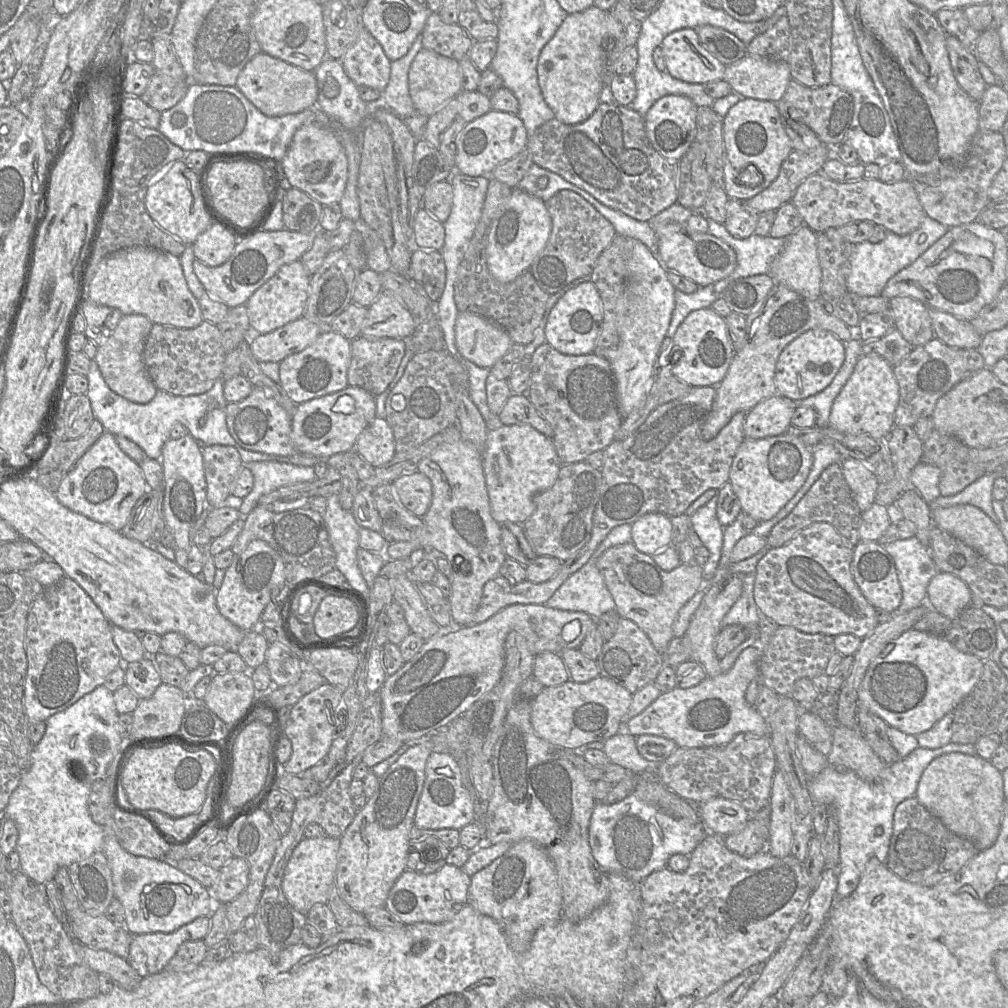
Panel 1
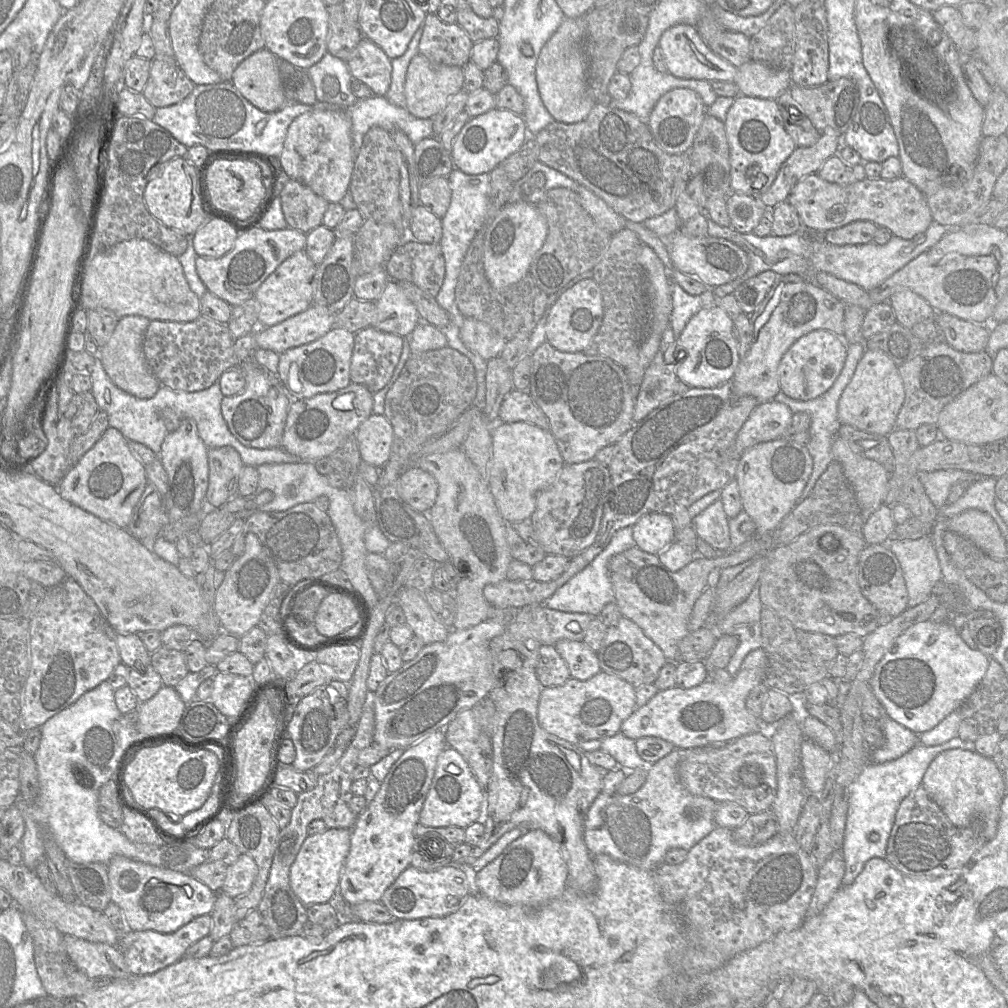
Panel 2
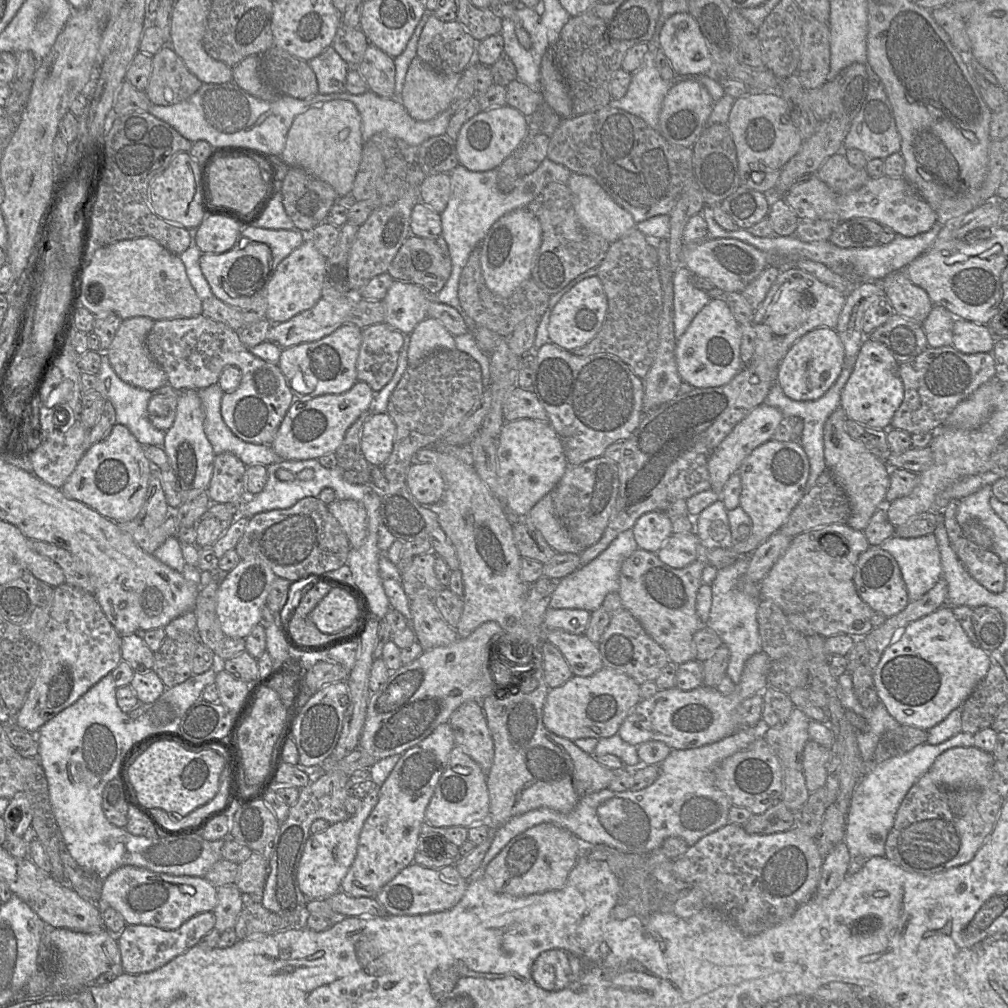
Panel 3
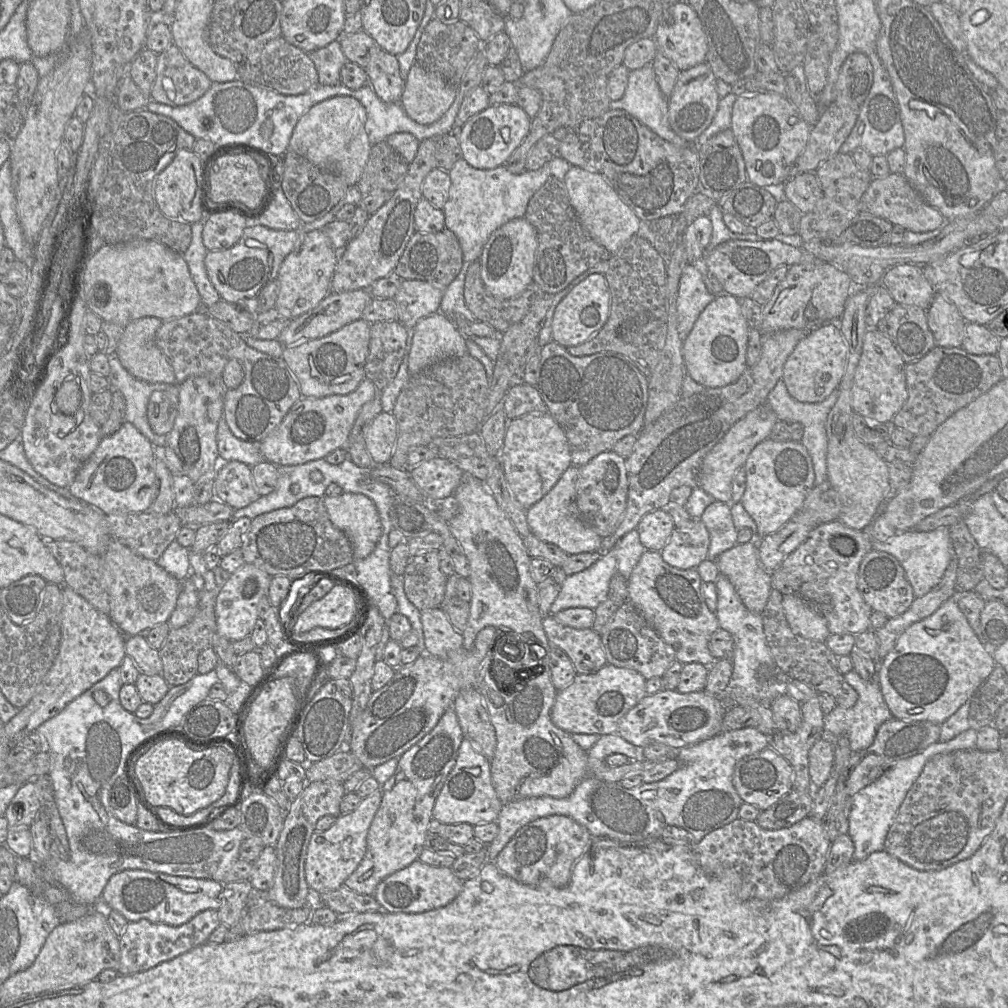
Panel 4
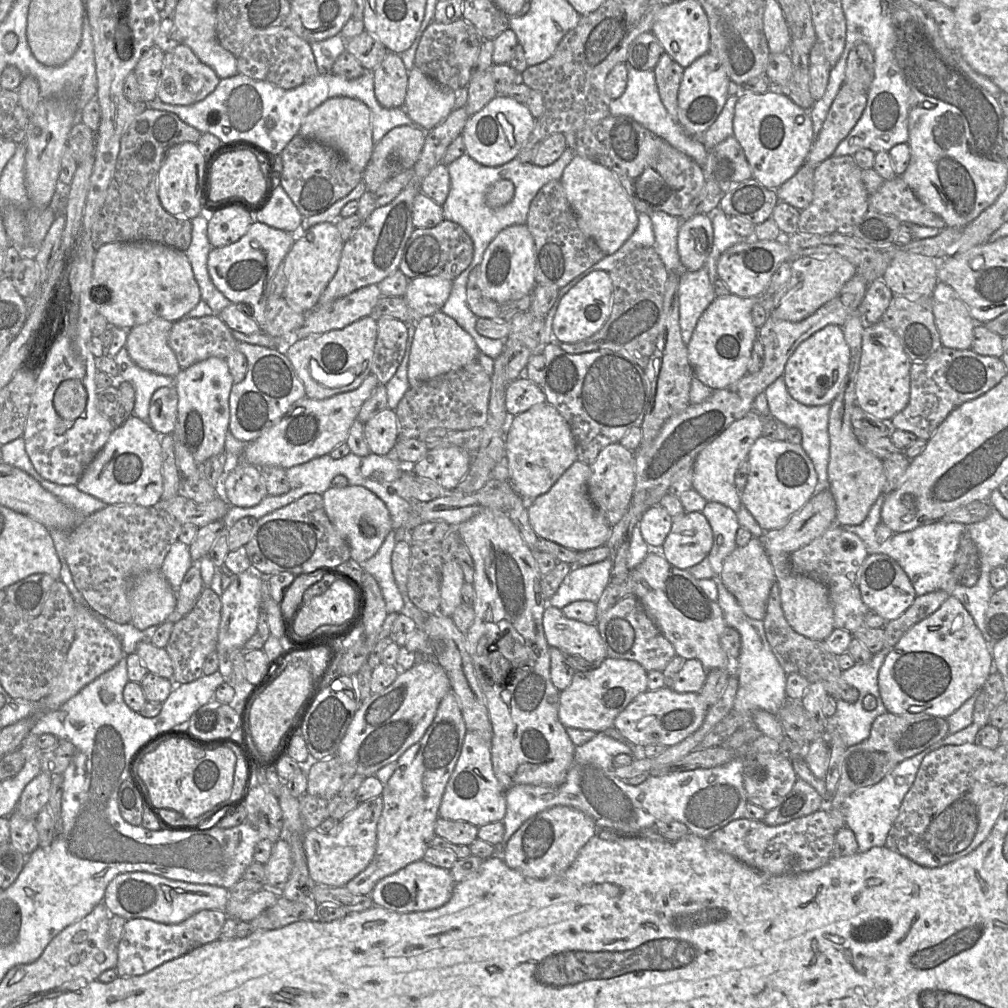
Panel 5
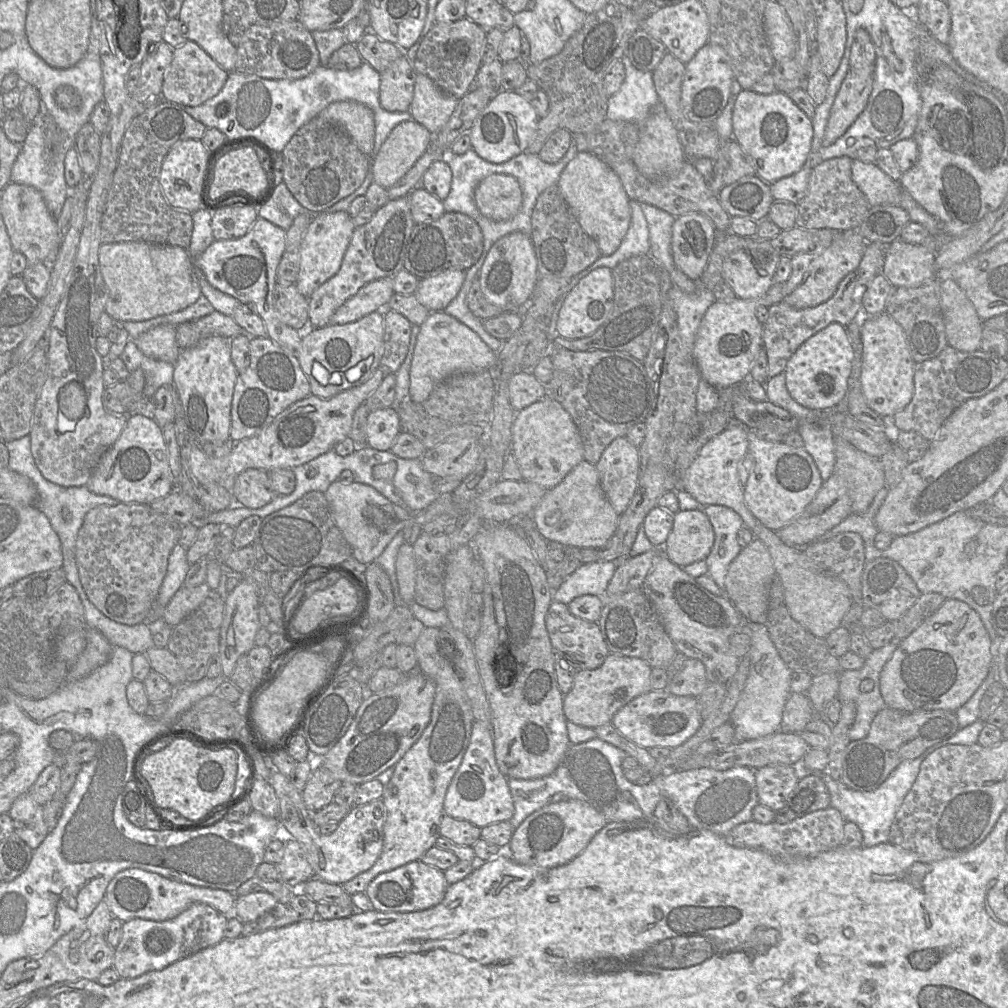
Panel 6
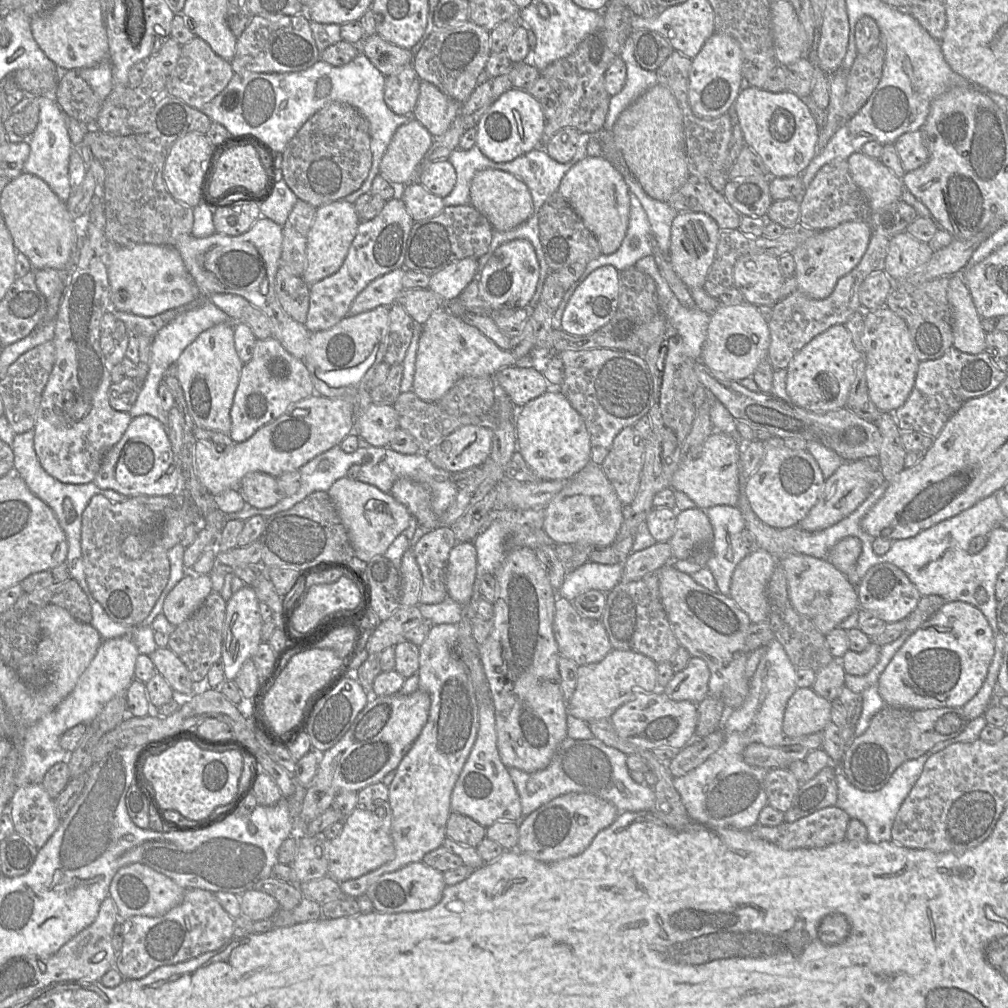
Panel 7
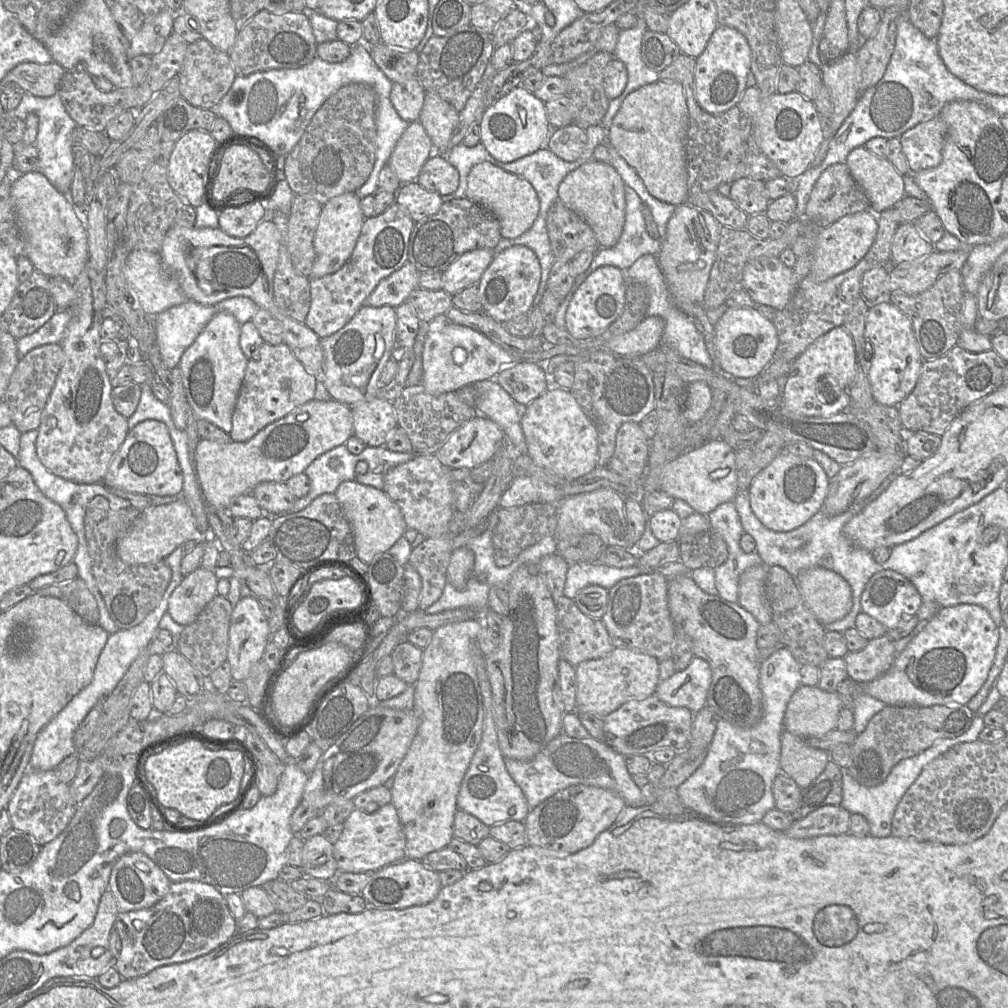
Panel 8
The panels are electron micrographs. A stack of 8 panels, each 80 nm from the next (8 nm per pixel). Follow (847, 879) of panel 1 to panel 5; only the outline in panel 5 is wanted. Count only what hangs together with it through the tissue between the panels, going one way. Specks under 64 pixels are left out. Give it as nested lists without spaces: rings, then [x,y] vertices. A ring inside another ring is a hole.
[[[973,723],[959,732],[949,734],[943,740],[931,745],[921,753],[899,763],[877,784],[860,788],[846,799],[845,822],[846,826],[849,827],[856,836],[859,852],[866,852],[873,847],[885,846],[890,828],[899,814],[906,793],[915,781],[924,757],[946,745],[974,743],[979,730],[980,727]]]

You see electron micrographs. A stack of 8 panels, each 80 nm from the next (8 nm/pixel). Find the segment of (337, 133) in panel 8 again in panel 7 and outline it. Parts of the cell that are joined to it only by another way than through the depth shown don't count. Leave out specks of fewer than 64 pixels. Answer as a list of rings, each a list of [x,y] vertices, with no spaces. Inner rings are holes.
[[[332,102],[316,112],[282,152],[283,179],[298,199],[315,208],[358,190],[372,166],[369,123],[353,106]]]

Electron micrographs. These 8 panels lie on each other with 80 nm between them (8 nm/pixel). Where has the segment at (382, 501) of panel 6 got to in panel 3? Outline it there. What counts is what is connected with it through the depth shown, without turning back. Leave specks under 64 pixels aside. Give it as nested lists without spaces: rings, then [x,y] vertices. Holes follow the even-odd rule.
[[[351,499],[335,500],[327,508],[345,532],[351,548],[361,547],[368,527],[368,515],[363,504]]]

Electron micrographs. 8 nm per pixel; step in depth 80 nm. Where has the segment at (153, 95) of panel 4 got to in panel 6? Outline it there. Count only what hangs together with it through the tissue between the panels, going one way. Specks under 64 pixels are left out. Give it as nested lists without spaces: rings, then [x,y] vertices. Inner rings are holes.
[[[188,40],[174,48],[171,64],[164,76],[161,97],[180,106],[199,106],[220,92],[228,74],[197,43]]]

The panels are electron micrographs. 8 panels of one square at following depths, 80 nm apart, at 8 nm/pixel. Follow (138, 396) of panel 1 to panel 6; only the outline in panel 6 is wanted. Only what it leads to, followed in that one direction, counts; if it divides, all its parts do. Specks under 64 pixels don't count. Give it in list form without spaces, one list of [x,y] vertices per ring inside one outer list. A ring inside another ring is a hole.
[[[159,325],[134,339],[147,357],[175,364],[181,349],[176,342],[176,326]]]

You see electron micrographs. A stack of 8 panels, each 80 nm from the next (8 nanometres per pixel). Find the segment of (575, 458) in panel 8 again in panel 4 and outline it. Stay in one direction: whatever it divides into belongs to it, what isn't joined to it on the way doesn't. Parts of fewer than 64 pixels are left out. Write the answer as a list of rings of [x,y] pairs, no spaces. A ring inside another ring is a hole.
[[[548,412],[509,420],[501,451],[493,456],[498,457],[511,491],[526,510],[542,499],[572,465],[566,435]]]

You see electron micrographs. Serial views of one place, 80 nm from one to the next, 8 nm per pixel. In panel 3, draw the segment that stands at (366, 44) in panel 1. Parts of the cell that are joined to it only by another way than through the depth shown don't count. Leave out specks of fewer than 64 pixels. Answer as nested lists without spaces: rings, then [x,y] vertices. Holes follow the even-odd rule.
[[[370,44],[362,61],[354,67],[364,78],[370,91],[380,97],[395,97],[394,58]]]

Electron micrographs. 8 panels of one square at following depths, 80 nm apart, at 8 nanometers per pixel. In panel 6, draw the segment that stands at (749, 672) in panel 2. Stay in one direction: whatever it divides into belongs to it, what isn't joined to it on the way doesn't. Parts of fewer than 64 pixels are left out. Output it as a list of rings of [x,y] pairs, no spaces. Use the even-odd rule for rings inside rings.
[[[651,690],[631,700],[618,710],[611,724],[627,739],[646,749],[676,748],[689,739],[702,724],[698,699],[676,696],[665,690]]]

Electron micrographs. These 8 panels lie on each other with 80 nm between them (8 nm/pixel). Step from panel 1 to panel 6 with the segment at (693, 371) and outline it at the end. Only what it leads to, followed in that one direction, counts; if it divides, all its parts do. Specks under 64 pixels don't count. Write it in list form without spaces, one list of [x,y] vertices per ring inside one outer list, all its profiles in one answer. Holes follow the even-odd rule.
[[[773,283],[760,297],[729,300],[715,300],[701,319],[692,355],[700,371],[701,378],[716,389],[738,385],[749,378],[750,369],[763,347],[762,329],[756,317],[757,306],[770,307],[781,302],[785,294],[785,283]]]

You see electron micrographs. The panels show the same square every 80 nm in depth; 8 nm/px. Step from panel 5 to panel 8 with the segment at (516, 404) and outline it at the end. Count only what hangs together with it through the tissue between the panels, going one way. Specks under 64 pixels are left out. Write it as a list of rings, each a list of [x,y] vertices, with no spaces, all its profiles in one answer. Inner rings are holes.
[[[519,361],[496,375],[499,385],[518,403],[527,405],[547,390],[546,375],[536,363]]]

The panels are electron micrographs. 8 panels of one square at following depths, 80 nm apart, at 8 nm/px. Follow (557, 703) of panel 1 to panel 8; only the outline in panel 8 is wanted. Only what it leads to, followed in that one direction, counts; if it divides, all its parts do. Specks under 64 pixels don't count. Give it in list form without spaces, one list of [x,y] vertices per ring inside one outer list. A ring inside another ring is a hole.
[[[615,647],[605,656],[581,662],[576,666],[577,694],[575,713],[589,713],[605,718],[624,703],[645,699],[655,694],[660,661],[648,654],[622,647]]]

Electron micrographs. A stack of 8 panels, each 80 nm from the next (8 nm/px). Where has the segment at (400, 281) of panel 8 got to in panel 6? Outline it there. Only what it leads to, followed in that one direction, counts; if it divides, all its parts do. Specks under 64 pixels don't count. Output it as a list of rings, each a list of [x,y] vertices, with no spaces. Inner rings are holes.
[[[393,277],[367,283],[335,311],[329,324],[354,322],[371,312],[385,309],[394,294],[393,287]]]

